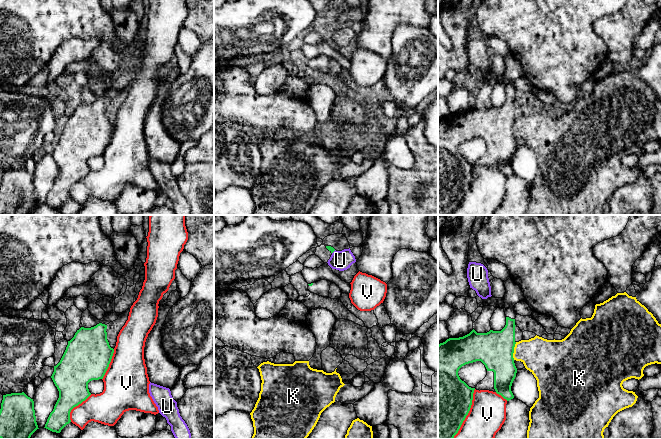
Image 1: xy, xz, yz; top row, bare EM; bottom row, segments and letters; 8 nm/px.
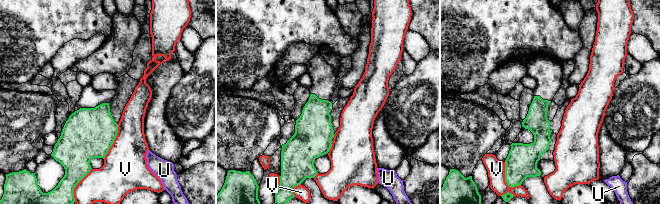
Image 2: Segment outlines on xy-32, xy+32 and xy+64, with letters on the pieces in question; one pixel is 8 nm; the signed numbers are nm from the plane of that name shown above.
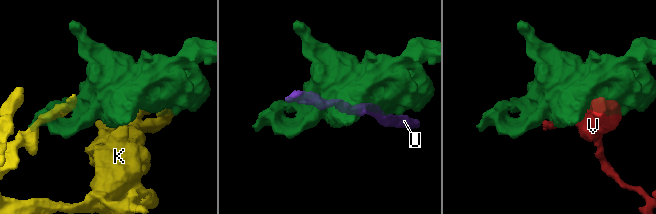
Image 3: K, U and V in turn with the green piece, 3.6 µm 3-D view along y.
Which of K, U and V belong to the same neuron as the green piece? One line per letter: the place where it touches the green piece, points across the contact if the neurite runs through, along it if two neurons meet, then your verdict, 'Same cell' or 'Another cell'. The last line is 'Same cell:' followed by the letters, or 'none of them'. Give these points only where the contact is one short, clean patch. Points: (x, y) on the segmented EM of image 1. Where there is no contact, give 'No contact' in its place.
K: Touches green at yz (513, 351). Another cell
U: Touches green at xz (333, 251). Another cell
V: Touches green at yz (467, 414). Another cell
Same cell: none of them

